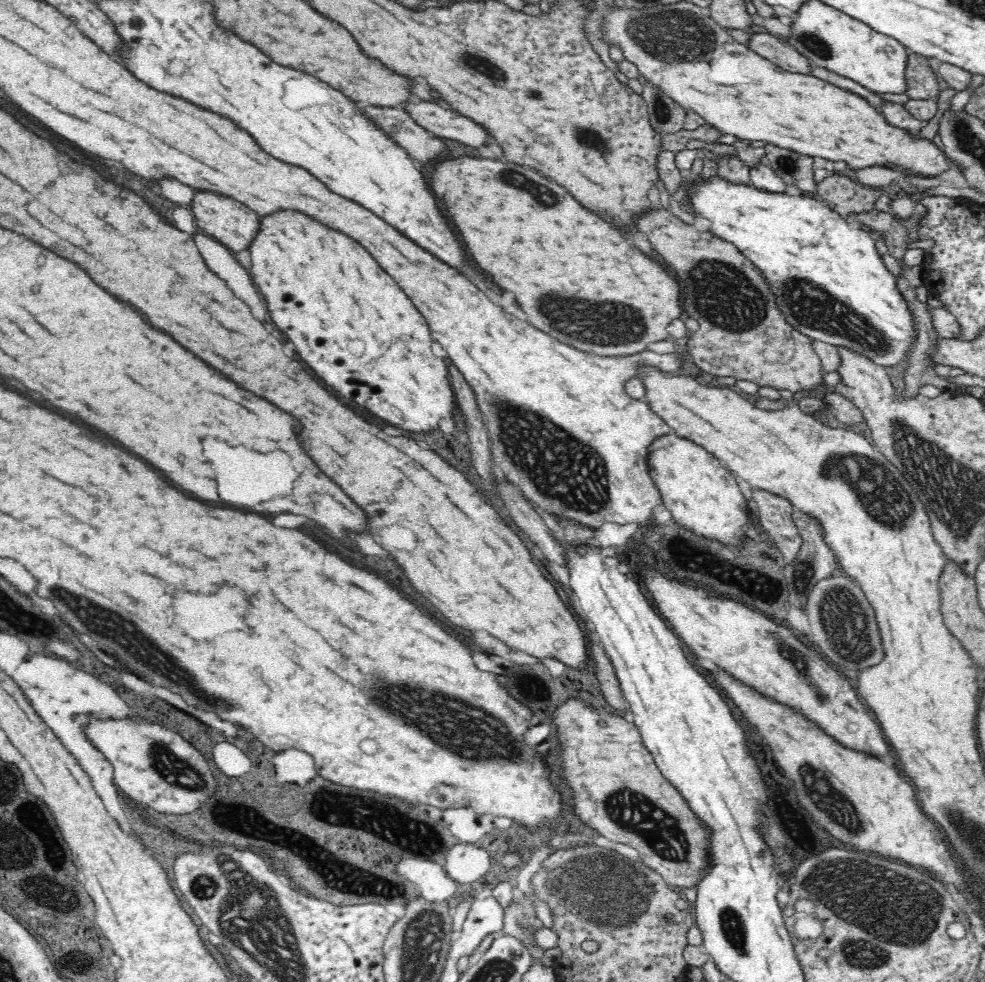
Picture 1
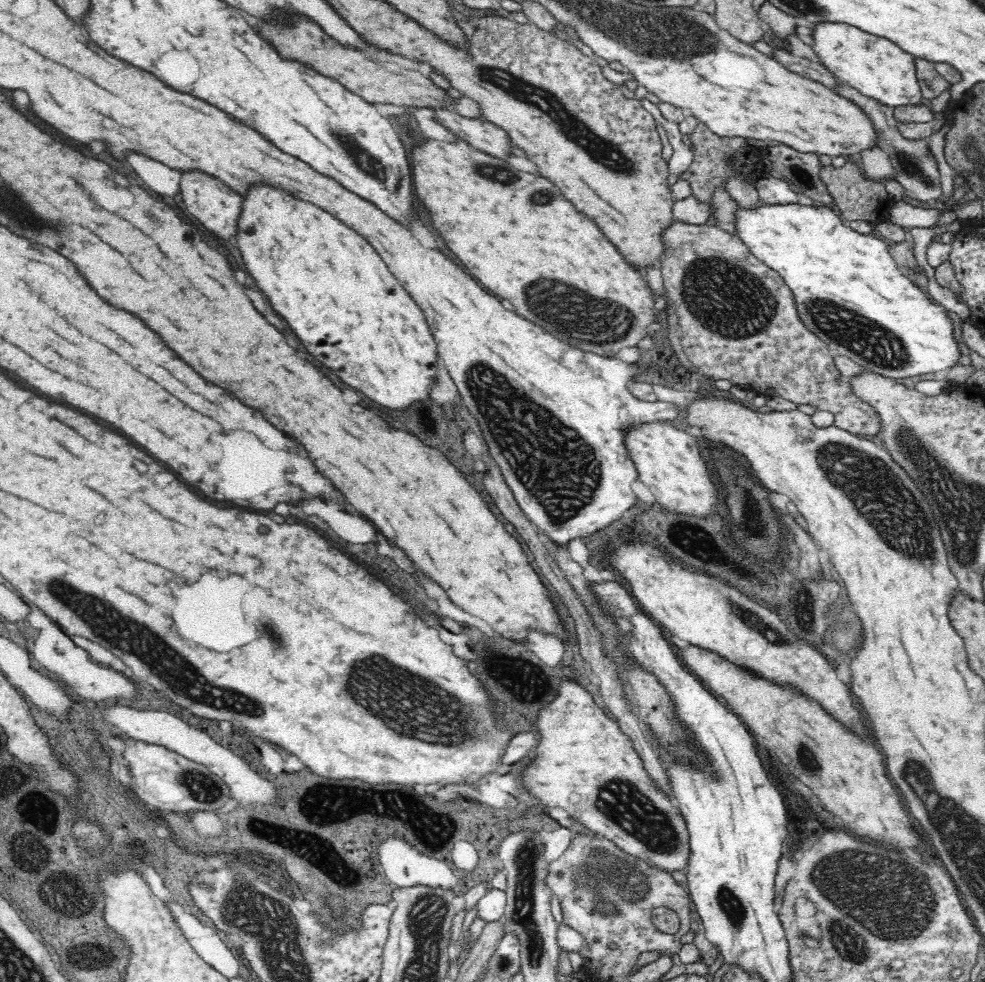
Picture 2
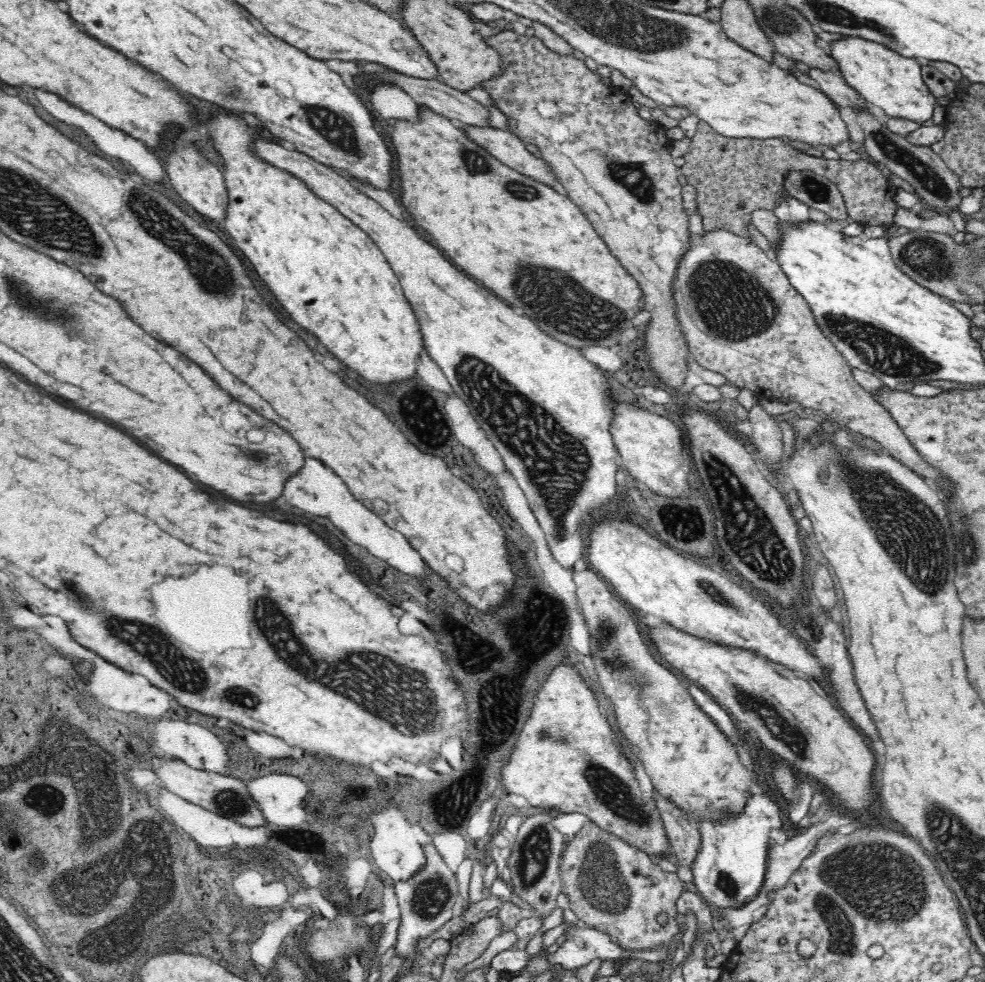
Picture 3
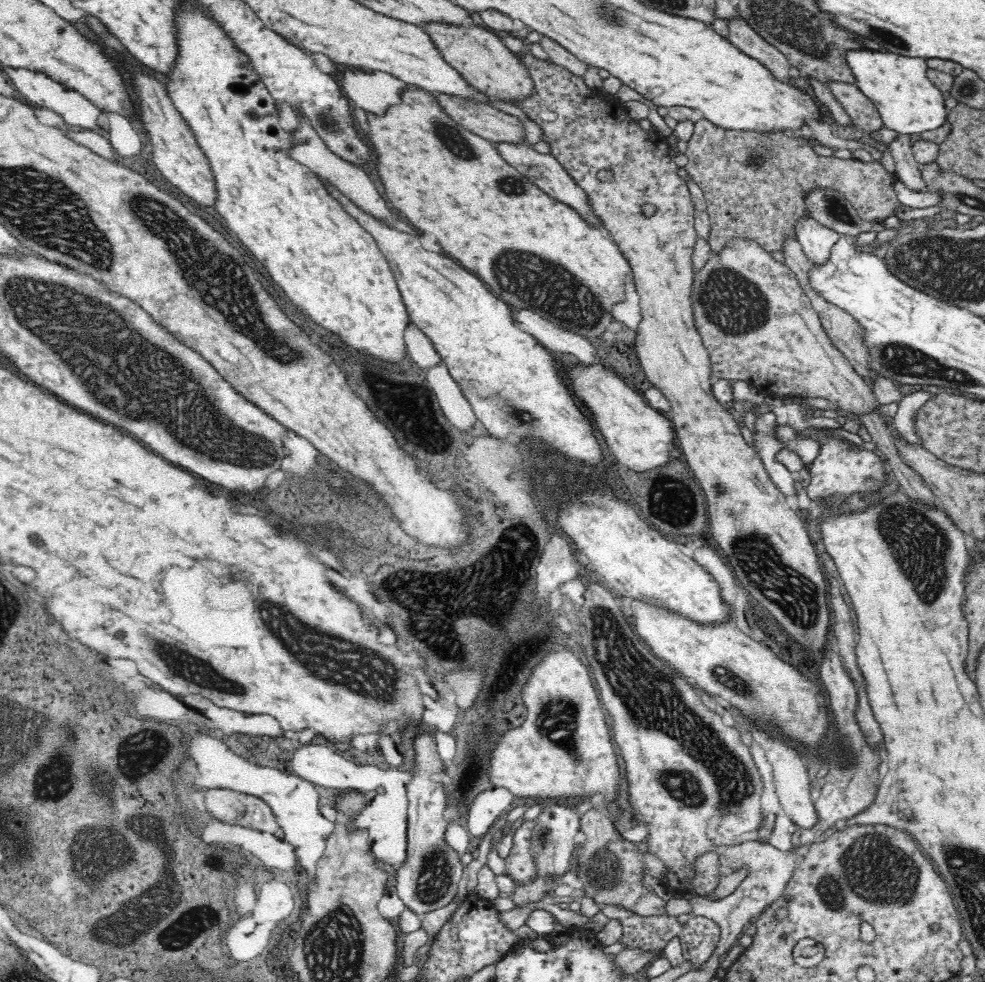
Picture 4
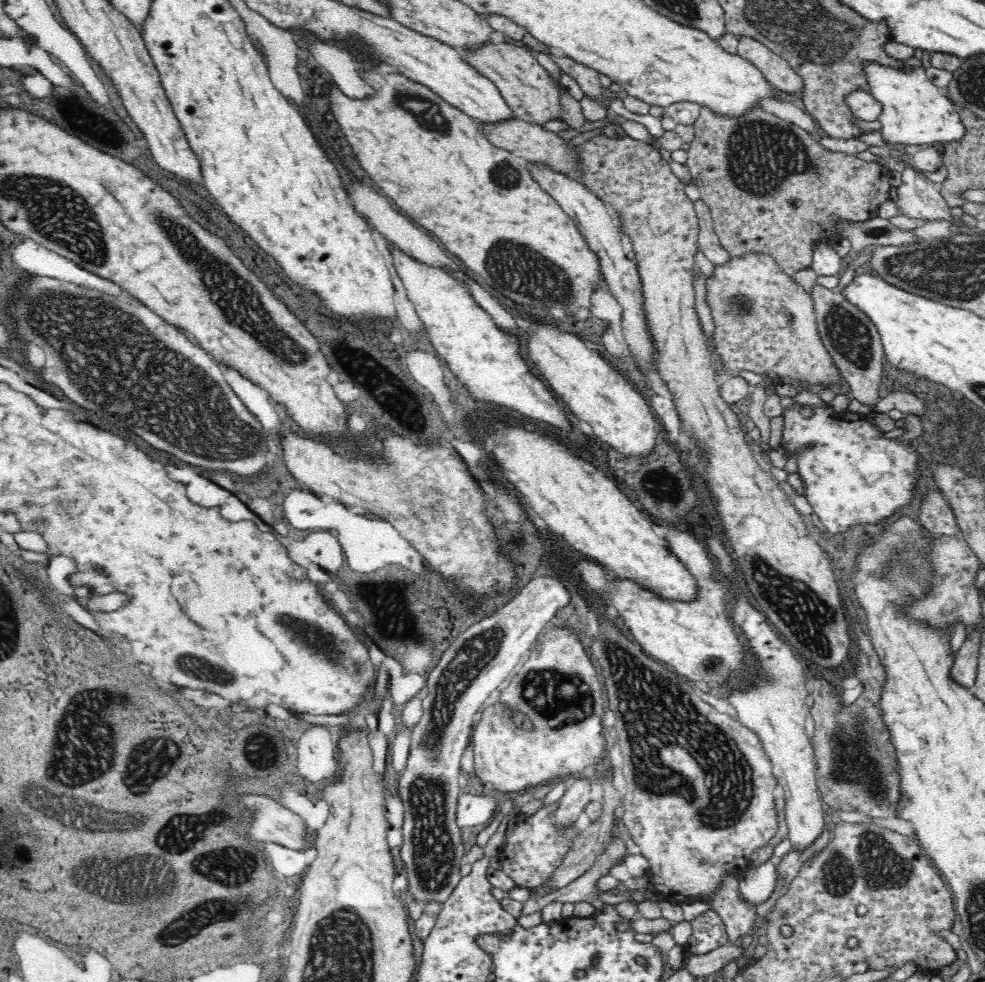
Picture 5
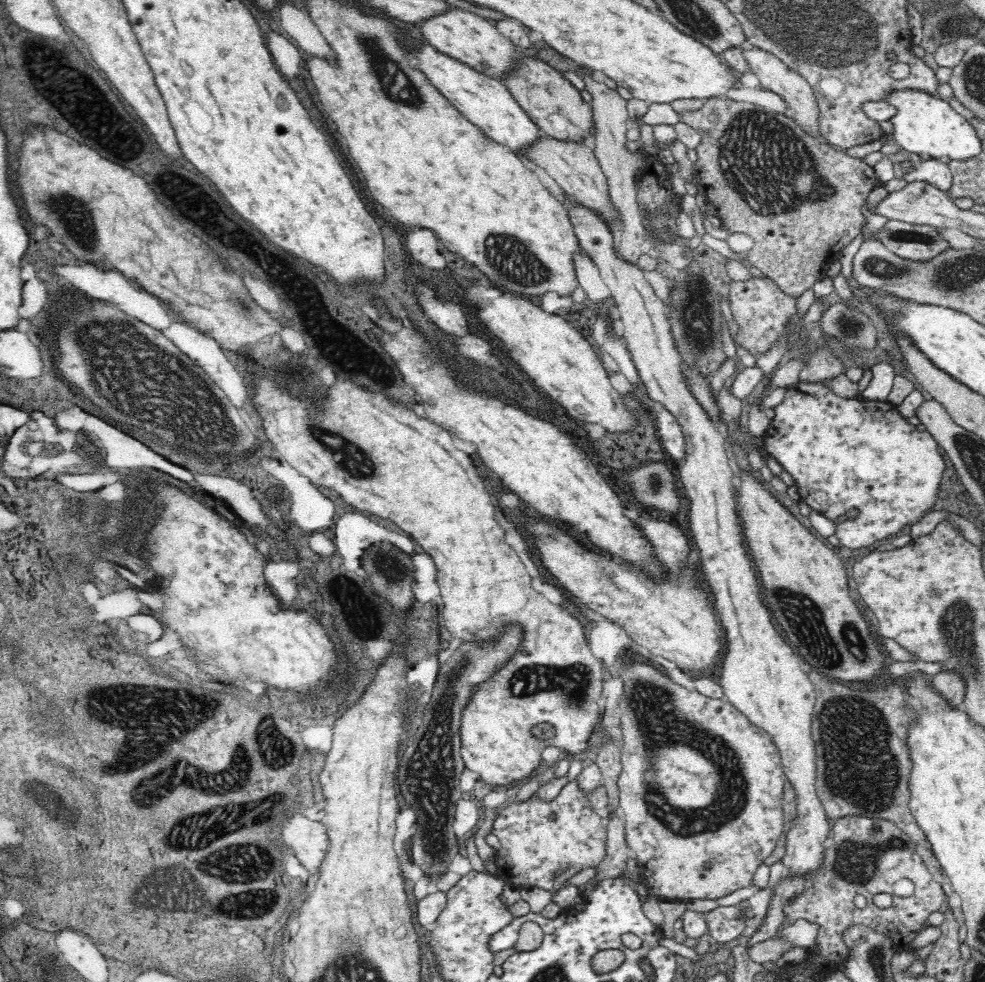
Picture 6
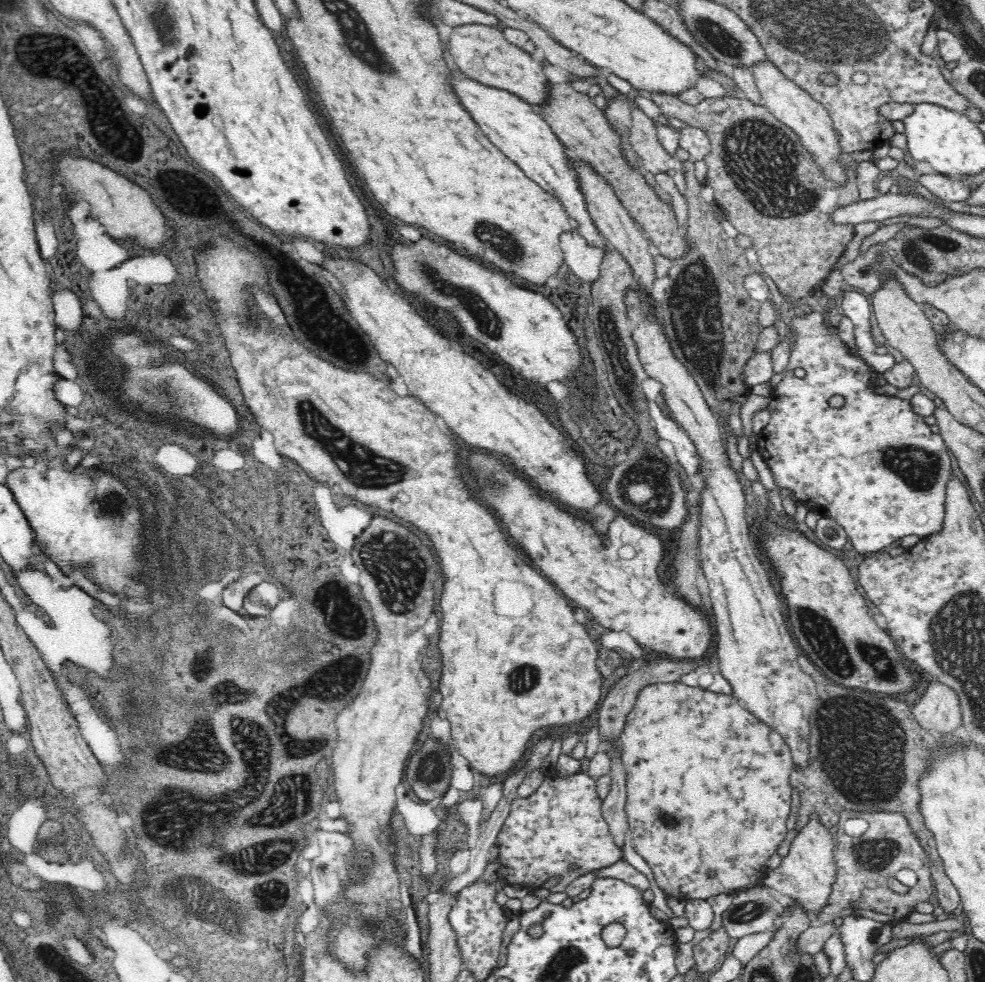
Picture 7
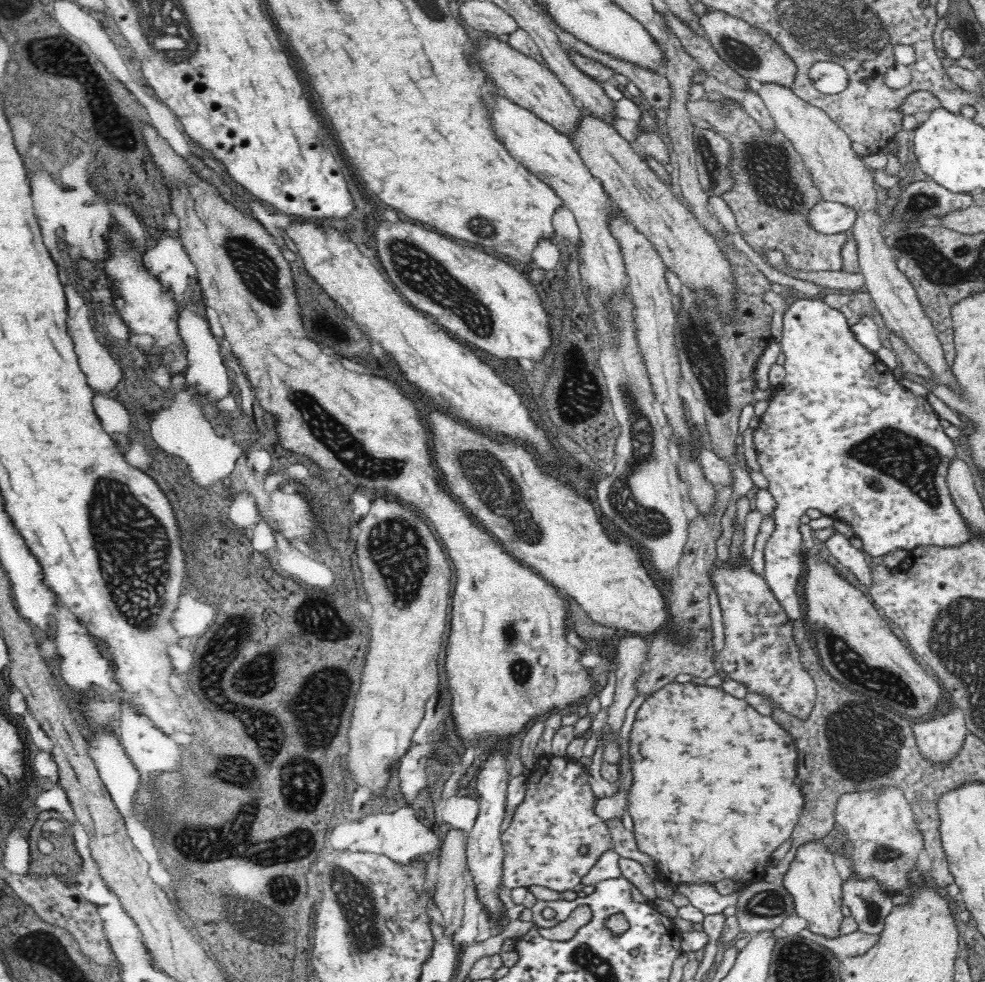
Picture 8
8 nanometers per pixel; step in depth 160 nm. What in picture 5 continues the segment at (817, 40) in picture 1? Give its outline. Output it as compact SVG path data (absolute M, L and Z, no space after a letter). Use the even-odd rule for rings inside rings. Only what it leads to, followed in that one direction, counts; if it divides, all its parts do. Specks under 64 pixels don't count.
M916 49L913 56L904 60L906 70L894 70L887 66L870 64L866 77L870 94L882 103L878 120L882 123L880 134L883 142L892 146L938 146L962 142L966 128L956 111L956 104L946 95L944 88L934 86L926 76L922 62L922 50Z

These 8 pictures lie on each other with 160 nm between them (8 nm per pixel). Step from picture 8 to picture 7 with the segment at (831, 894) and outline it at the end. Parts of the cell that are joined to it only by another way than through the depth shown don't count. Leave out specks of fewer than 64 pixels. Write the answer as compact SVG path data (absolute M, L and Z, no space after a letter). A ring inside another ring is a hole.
M795 788L792 790L792 812L786 820L786 829L790 835L787 855L785 857L780 856L780 853L776 851L767 860L768 874L763 879L763 884L791 898L795 904L802 908L804 913L818 916L831 902L830 896L837 880L837 865L834 858L835 847L828 829L817 821L815 814L800 832L792 835L799 806L799 793Z

